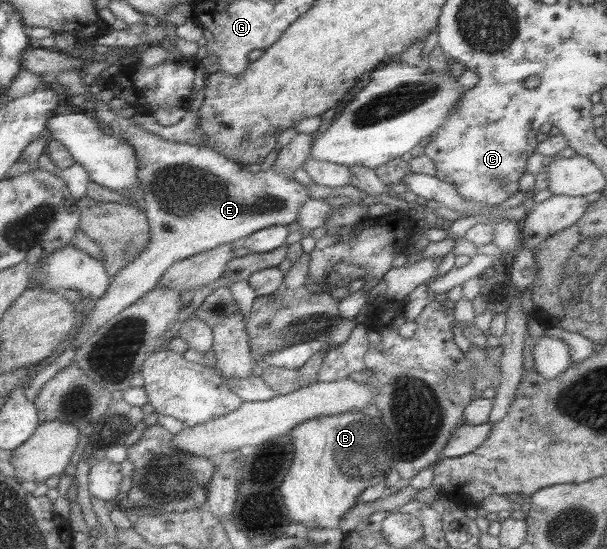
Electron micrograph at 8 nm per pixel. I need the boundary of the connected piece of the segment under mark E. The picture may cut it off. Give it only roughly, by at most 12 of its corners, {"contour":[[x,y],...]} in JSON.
{"contour":[[55,75],[136,151],[151,230],[73,341],[157,287],[174,262],[289,225],[294,178],[172,142]]}

